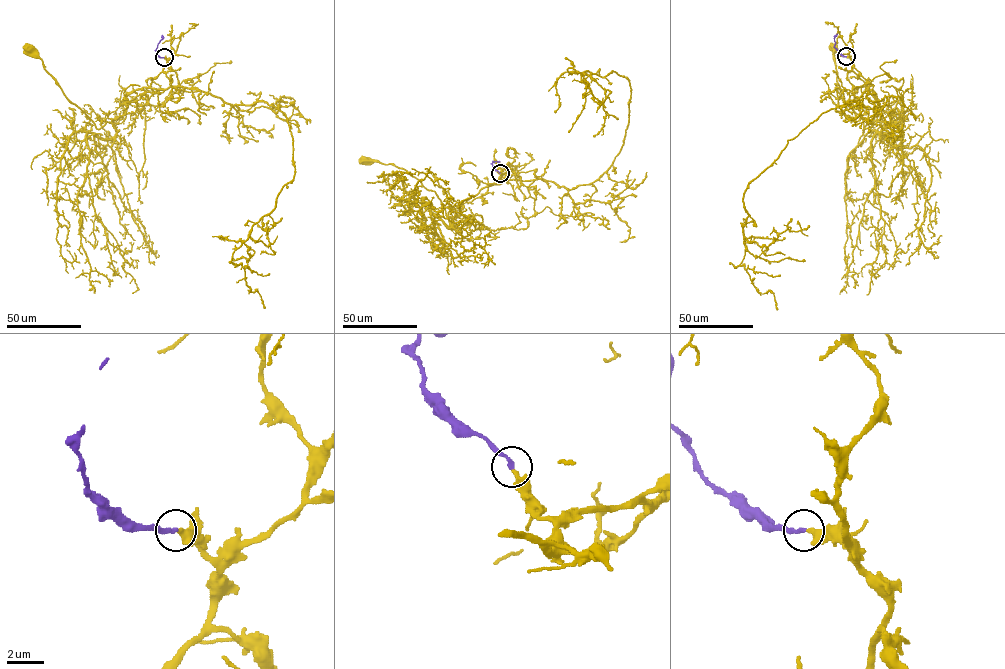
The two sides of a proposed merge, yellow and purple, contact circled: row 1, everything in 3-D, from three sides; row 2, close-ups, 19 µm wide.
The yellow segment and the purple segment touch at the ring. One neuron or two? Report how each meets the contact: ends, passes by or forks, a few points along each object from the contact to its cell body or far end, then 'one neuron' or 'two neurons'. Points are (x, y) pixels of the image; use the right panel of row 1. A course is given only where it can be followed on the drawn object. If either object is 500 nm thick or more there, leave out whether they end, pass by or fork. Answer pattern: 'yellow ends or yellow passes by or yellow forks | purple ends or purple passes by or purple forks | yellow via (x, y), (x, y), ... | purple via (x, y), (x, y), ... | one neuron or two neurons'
yellow ends | purple ends | yellow via (846, 56), (853, 64), (851, 70), (891, 121), (877, 121), (864, 128), (863, 120), (841, 97), (833, 47) | purple via (846, 56), (834, 46), (837, 33) | one neuron

